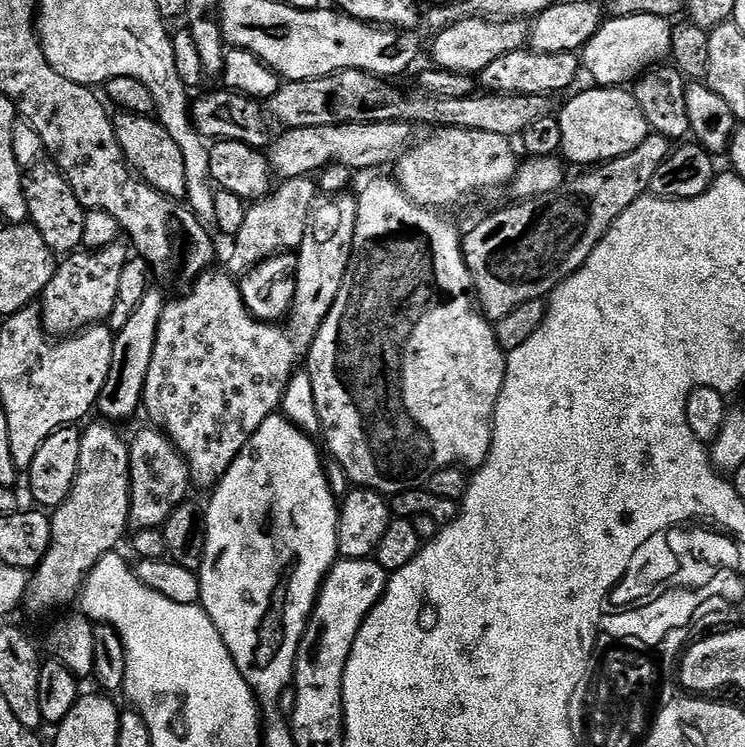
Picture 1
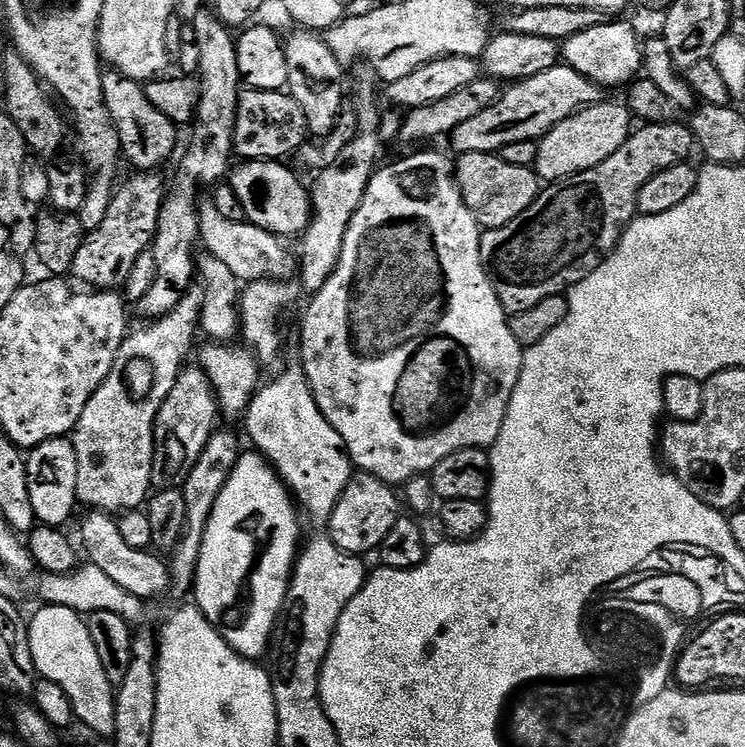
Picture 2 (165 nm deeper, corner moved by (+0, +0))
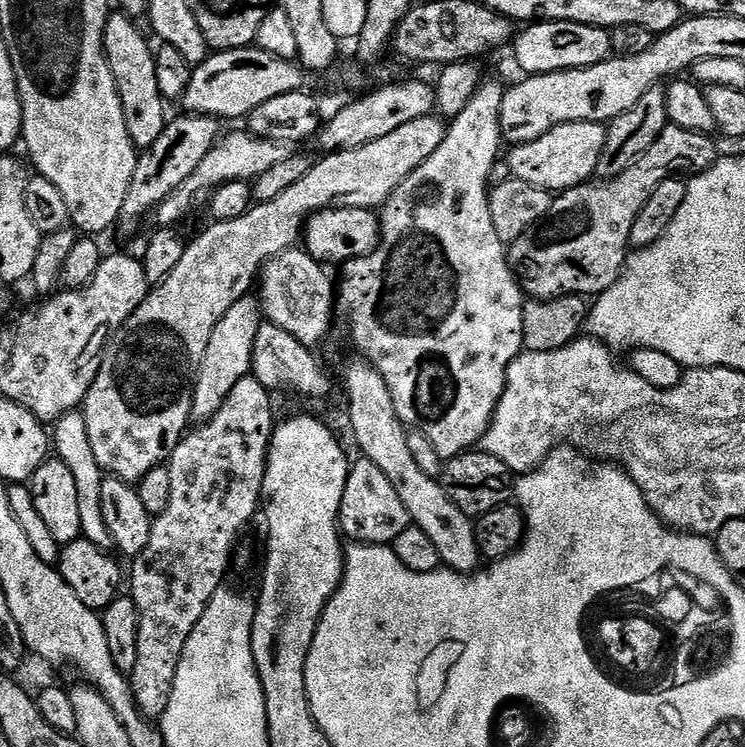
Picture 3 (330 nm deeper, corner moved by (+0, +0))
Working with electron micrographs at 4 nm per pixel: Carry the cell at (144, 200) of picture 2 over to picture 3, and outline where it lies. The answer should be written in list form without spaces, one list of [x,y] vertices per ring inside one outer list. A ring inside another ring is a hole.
[[[180,114],[180,117],[169,119],[162,132],[162,138],[154,142],[154,146],[143,149],[139,153],[134,170],[134,178],[130,182],[130,190],[126,194],[126,202],[122,202],[122,214],[118,221],[118,229],[124,236],[132,236],[140,228],[144,215],[155,213],[164,201],[170,198],[198,170],[202,158],[210,154],[210,150],[221,139],[221,121],[215,116],[194,116]]]

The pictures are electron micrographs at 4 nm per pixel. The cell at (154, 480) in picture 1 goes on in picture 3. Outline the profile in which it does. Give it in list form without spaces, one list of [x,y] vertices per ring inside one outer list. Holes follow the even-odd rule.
[[[249,294],[234,302],[226,314],[222,314],[218,326],[214,326],[214,334],[210,334],[210,343],[206,345],[206,354],[202,354],[200,369],[196,375],[194,398],[192,399],[192,420],[203,422],[214,418],[218,410],[222,410],[222,402],[252,371],[252,355],[256,335],[262,323],[262,309],[259,299]]]

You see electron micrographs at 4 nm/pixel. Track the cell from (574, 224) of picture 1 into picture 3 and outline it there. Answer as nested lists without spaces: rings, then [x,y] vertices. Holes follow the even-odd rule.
[[[669,126],[630,167],[622,170],[622,174],[599,182],[579,184],[559,193],[543,220],[533,228],[527,228],[507,245],[508,265],[512,267],[520,287],[529,297],[537,300],[549,300],[555,296],[595,298],[610,290],[630,255],[630,230],[634,226],[634,218],[638,218],[638,210],[646,206],[646,198],[654,194],[654,186],[663,180],[673,179],[674,174],[684,174],[680,172],[705,172],[718,159],[712,139],[711,135],[702,132]]]

